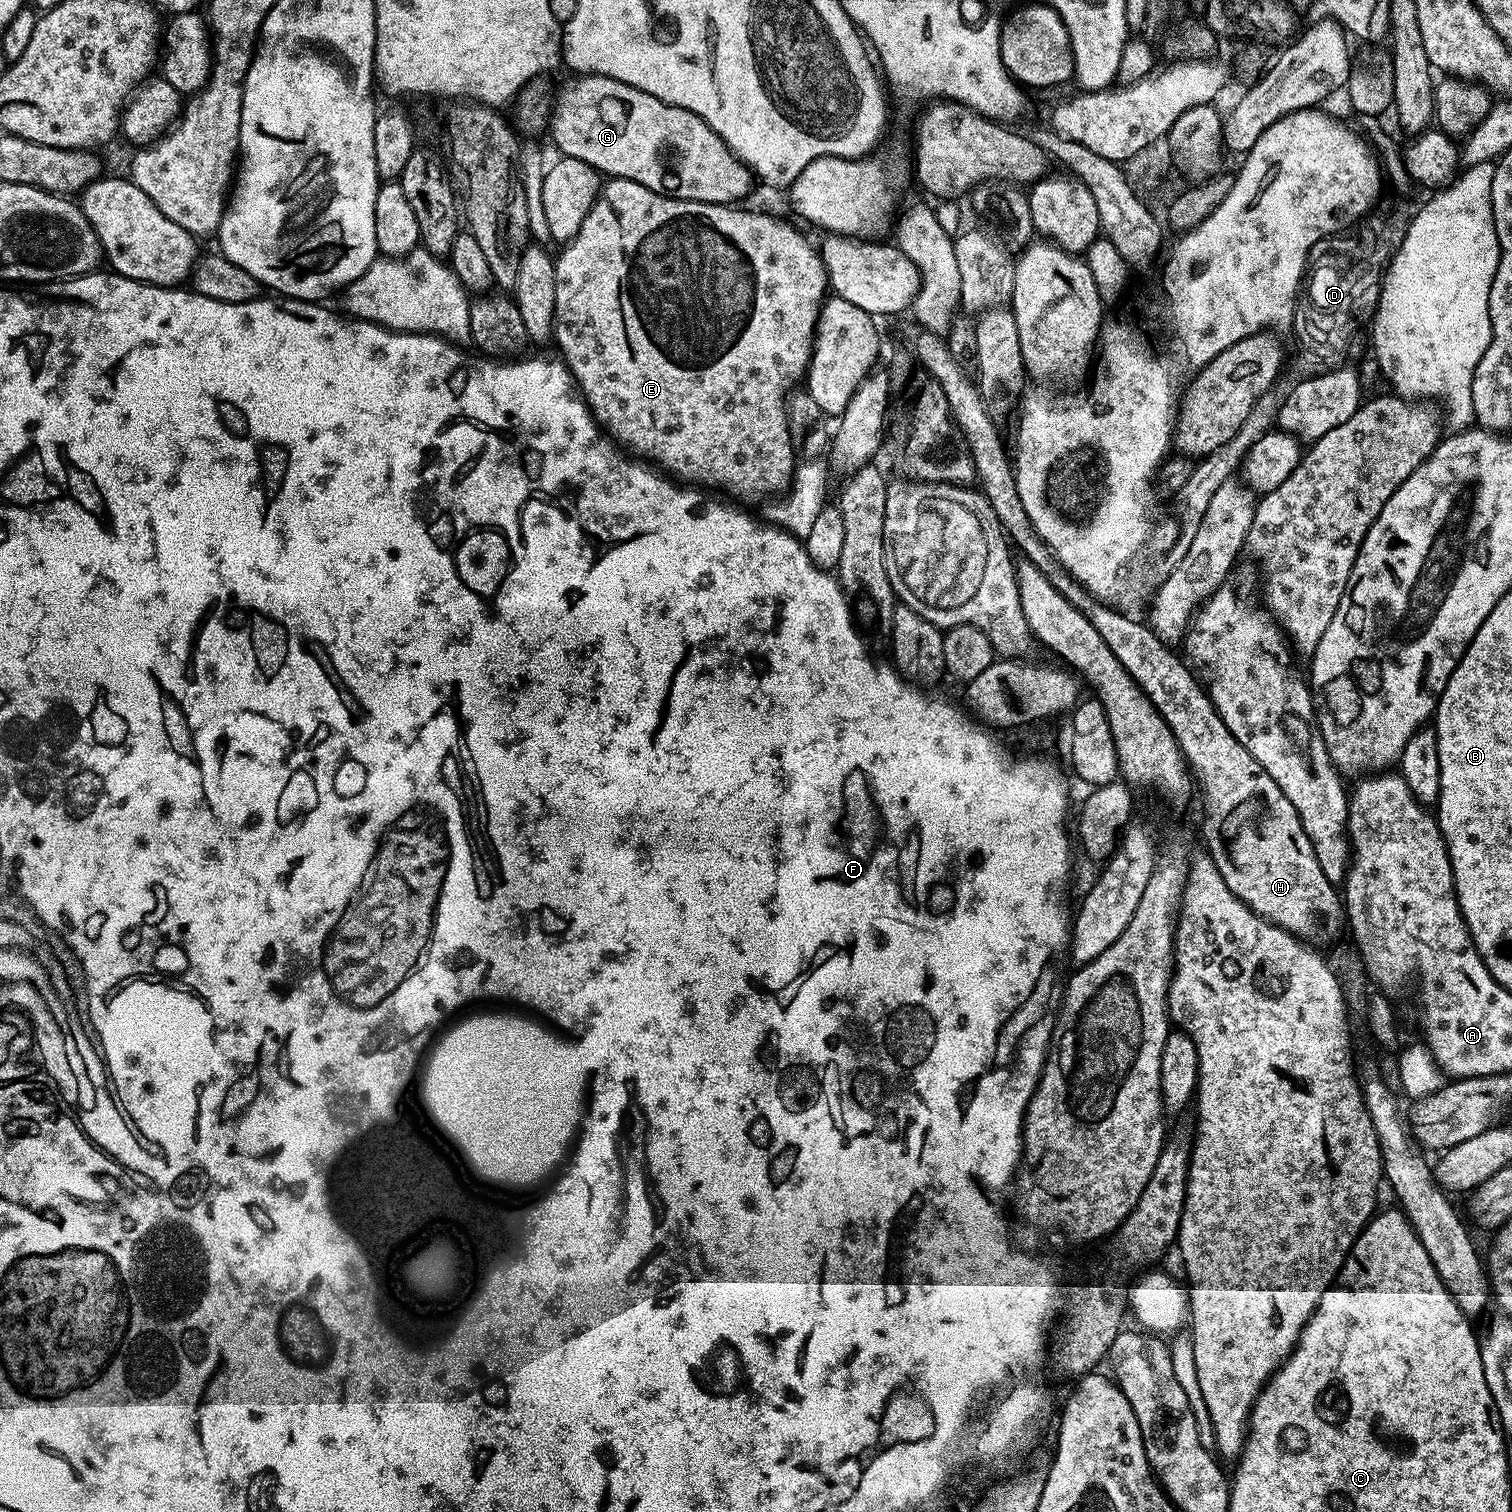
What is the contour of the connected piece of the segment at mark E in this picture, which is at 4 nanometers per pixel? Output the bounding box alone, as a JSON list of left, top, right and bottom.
[554,178,829,502]

